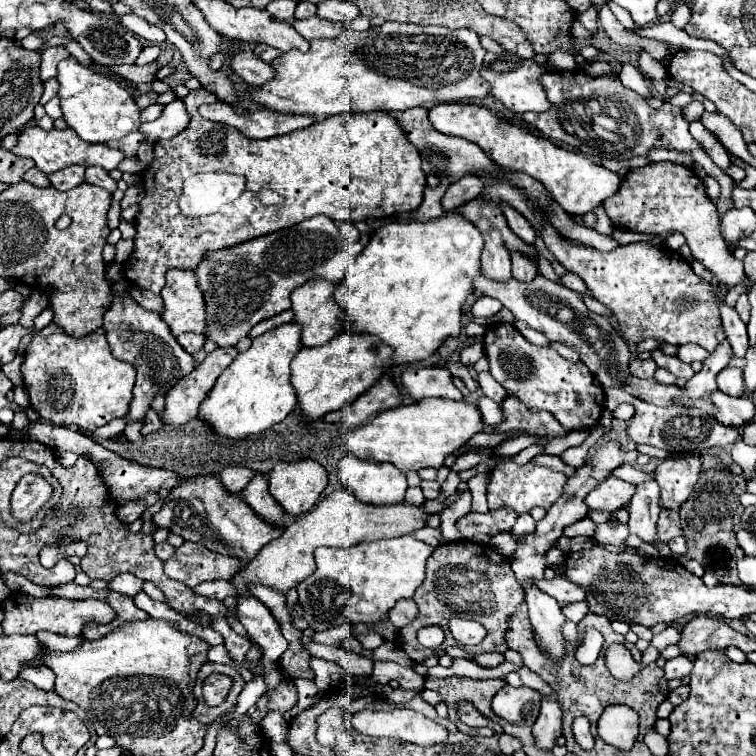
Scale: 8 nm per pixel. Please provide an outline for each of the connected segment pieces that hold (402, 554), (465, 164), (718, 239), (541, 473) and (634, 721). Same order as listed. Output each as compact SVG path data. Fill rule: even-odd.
M413 535L357 543L349 549L315 549L317 569L297 585L305 621L313 631L325 631L345 623L377 623L401 597L413 597L425 579L425 563L431 551L435 549L417 541Z
M415 107L415 109L407 109L407 111L387 111L397 123L401 123L401 129L405 133L405 137L419 149L421 159L423 159L423 171L431 173L435 177L449 177L449 181L457 181L463 175L471 173L473 169L485 169L485 171L493 171L497 173L499 167L479 149L479 145L461 139L461 137L449 137L449 135L441 135L439 131L435 131L429 123L427 117L427 109L423 107Z
M671 161L637 167L629 171L627 177L623 177L619 191L611 195L603 203L603 207L617 229L629 229L661 237L671 235L673 231L683 233L693 257L701 261L707 269L711 269L713 281L721 281L729 287L735 287L735 283L745 279L743 261L735 261L719 231L717 207L707 197L703 181L693 173L691 167L677 165Z
M501 461L495 471L489 475L489 489L487 489L487 499L489 499L489 509L499 509L499 507L513 507L517 513L529 513L535 505L549 509L563 493L567 477L563 473L555 473L547 467L541 465L515 465L513 461Z
M611 705L603 711L597 733L605 743L629 751L639 735L639 715L627 705Z

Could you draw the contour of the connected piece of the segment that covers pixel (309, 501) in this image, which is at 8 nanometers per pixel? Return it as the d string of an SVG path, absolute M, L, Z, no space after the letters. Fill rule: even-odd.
M311 459L277 463L269 473L269 493L291 517L311 511L325 485L327 471Z

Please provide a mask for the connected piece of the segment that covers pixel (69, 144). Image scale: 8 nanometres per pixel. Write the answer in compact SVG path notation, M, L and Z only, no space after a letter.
M29 125L19 133L19 143L11 151L15 155L19 155L19 157L31 157L35 161L37 169L43 171L43 173L53 173L53 171L59 171L59 169L69 167L69 165L83 165L83 167L99 165L105 171L111 171L111 169L115 169L119 165L121 159L125 159L123 151L111 149L111 147L107 147L103 143L87 143L87 141L79 139L79 135L69 127L61 129L61 131L59 129L43 131L37 125Z

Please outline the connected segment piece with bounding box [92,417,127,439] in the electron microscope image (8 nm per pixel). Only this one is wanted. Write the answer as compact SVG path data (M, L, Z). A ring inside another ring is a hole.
M124 417L117 418L111 421L110 423L108 423L107 425L104 425L103 427L94 430L92 435L97 439L103 439L103 438L105 439L105 438L117 436L124 432L126 424L127 422Z

